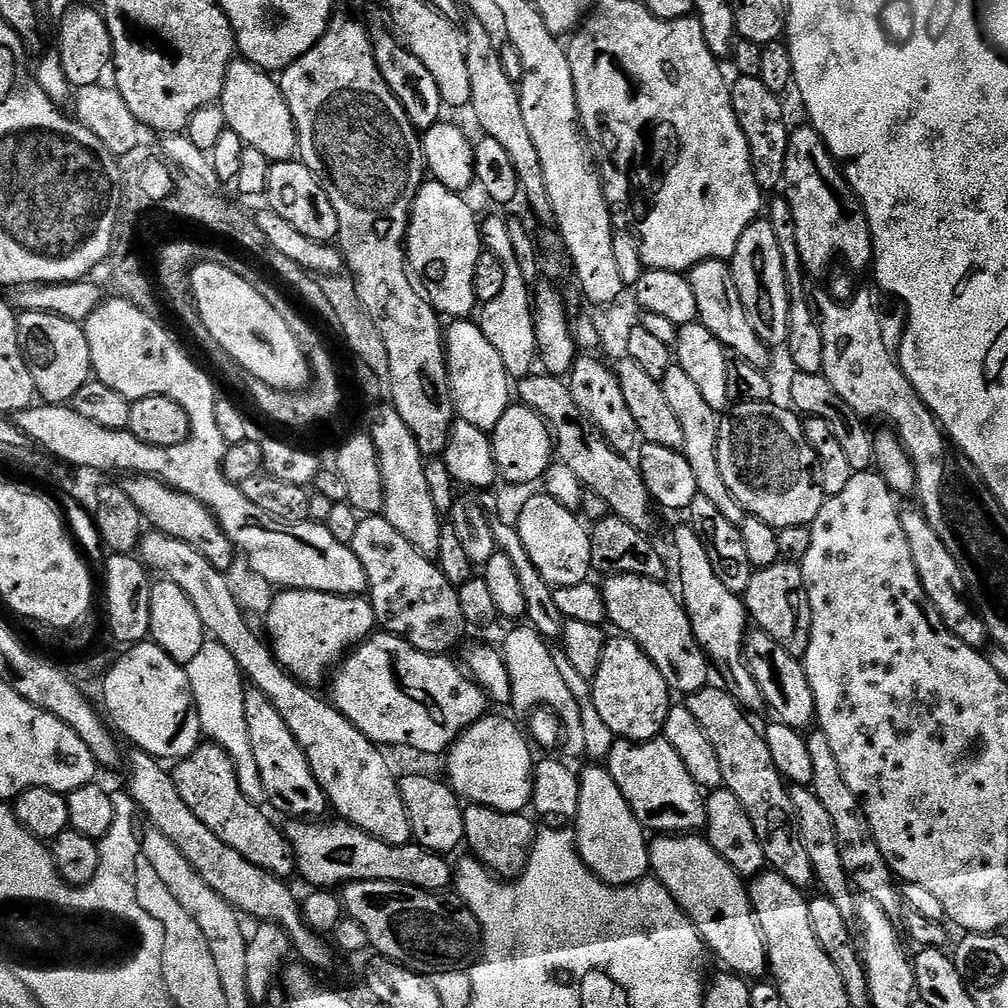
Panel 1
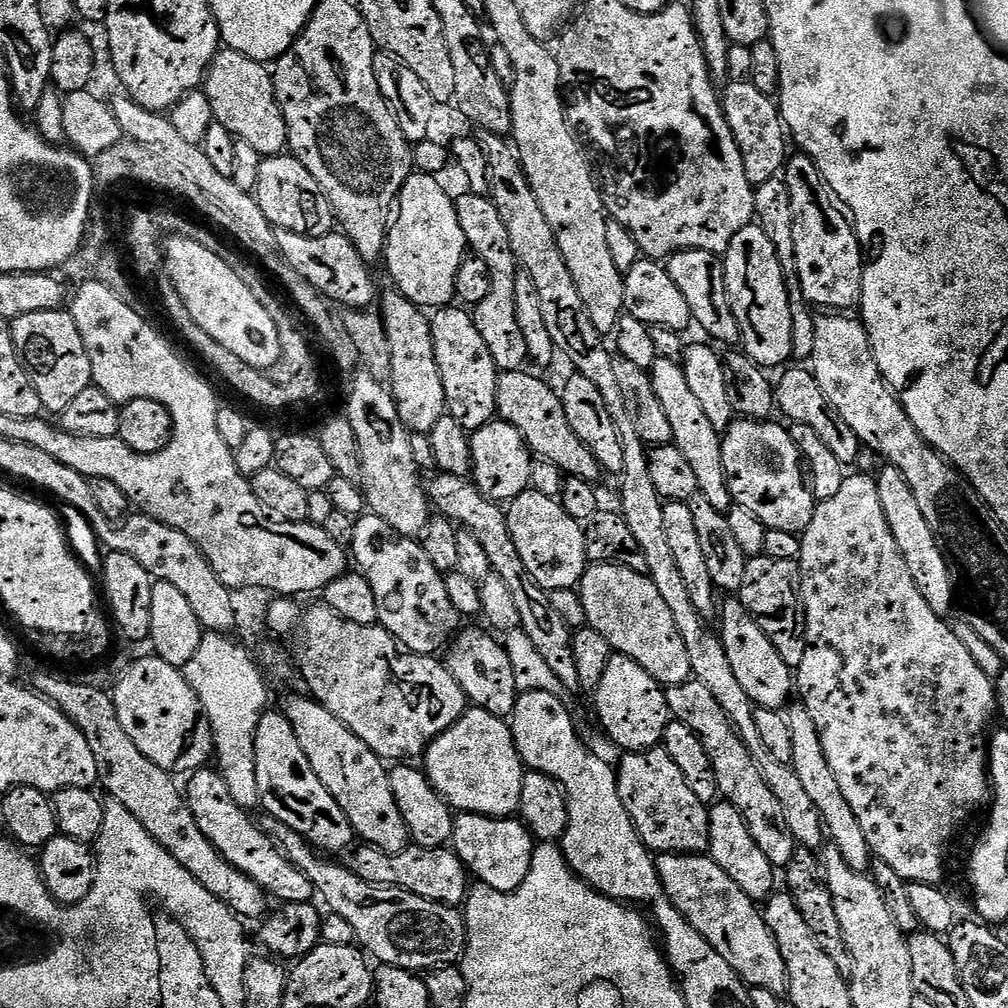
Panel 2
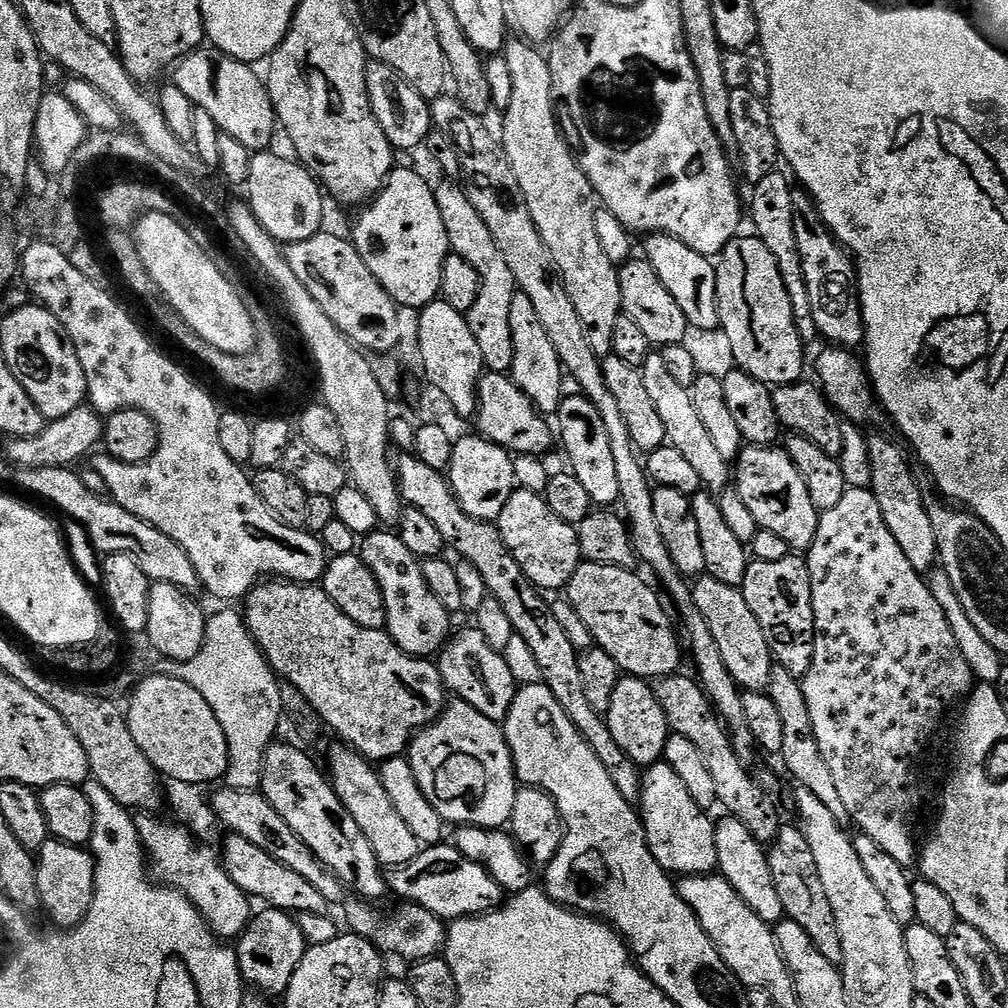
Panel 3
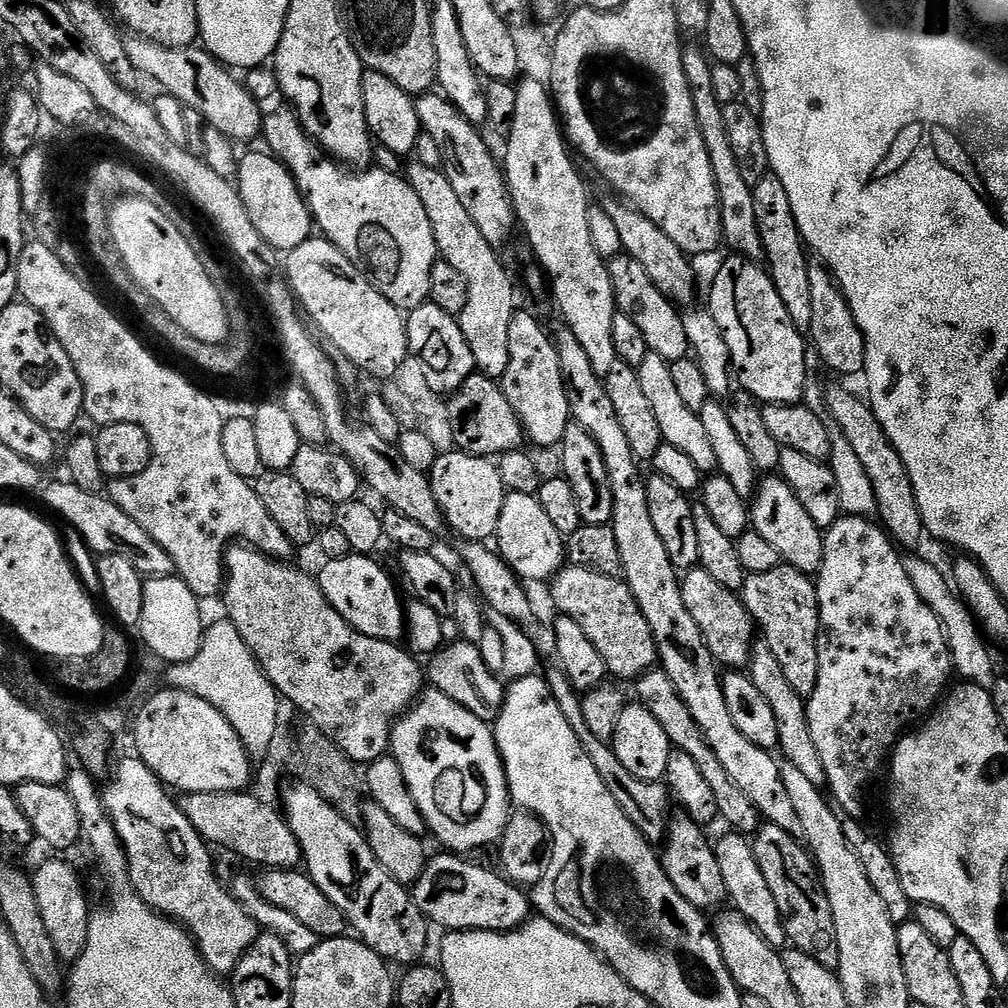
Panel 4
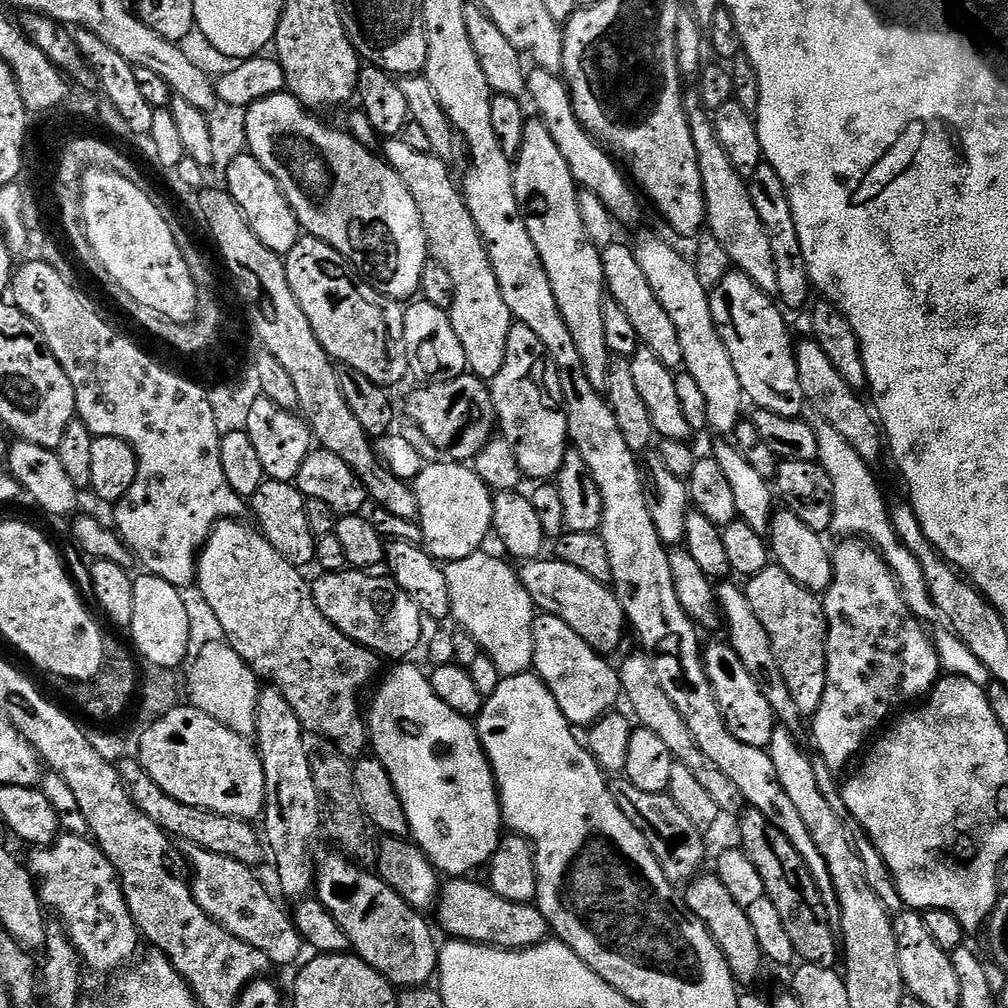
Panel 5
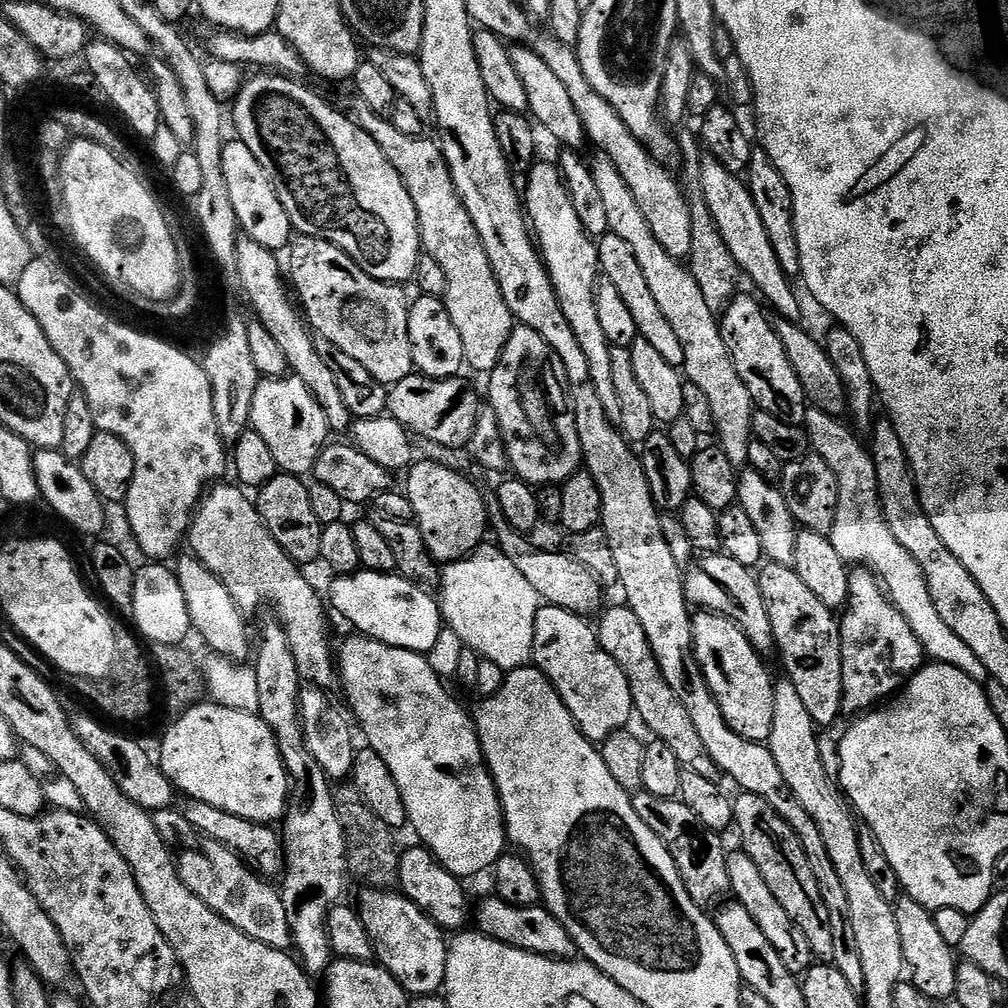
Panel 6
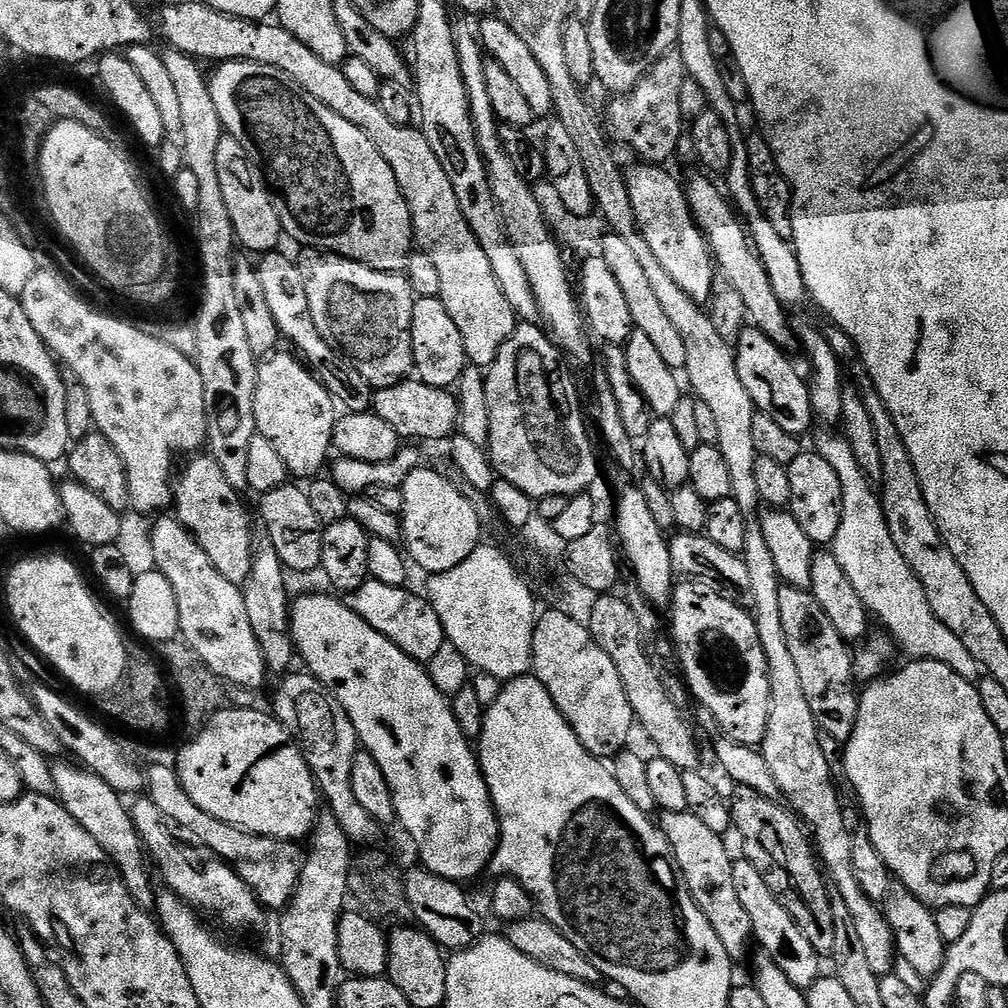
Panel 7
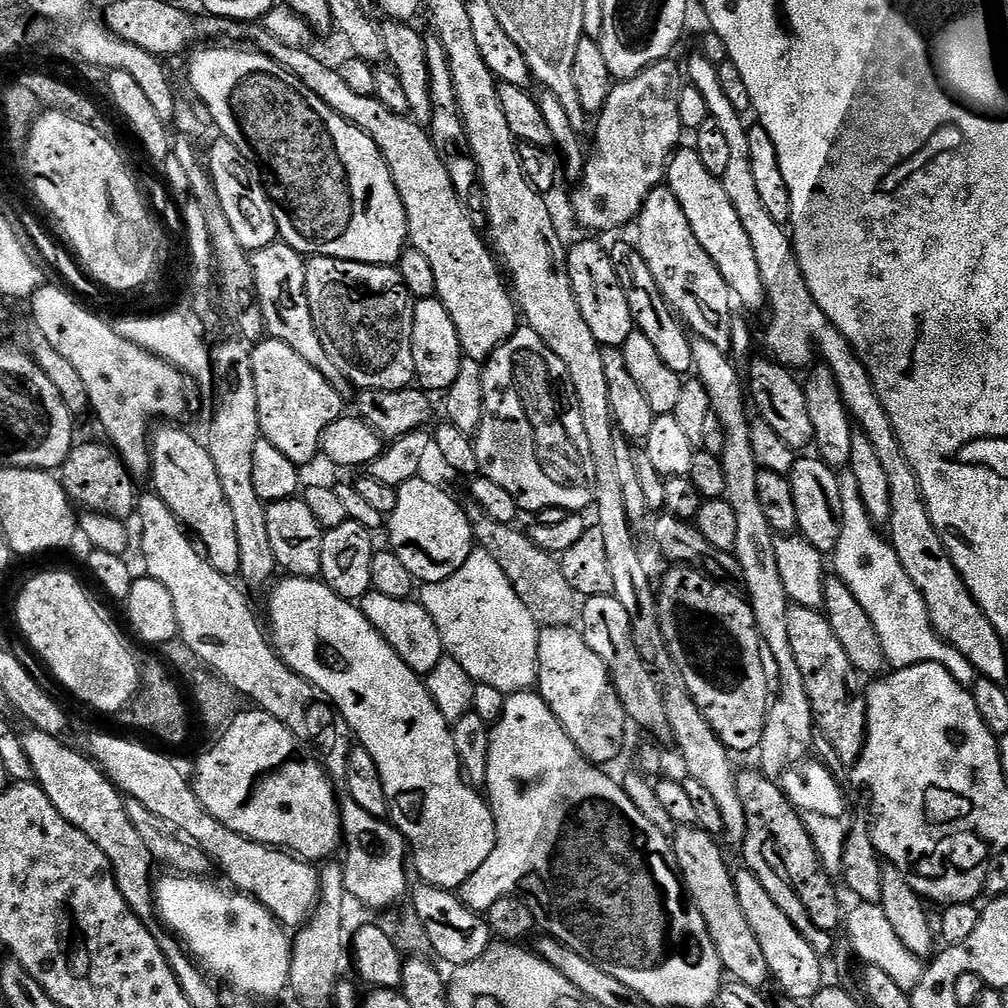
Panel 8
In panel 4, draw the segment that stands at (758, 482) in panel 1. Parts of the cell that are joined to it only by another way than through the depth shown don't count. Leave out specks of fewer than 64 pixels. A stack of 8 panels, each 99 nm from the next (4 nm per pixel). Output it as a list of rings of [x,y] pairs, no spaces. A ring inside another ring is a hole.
[[[768,474],[756,492],[756,501],[750,504],[750,524],[766,542],[775,546],[776,551],[791,567],[805,574],[819,573],[824,557],[824,532],[806,514],[806,506],[794,494],[792,487],[779,475]]]

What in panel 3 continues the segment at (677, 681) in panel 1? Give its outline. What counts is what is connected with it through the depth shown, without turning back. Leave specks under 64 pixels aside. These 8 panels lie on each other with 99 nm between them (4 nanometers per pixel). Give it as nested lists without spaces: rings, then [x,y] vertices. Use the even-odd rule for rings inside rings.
[[[583,561],[566,589],[572,612],[600,647],[618,663],[621,673],[657,680],[679,671],[682,652],[670,618],[653,588],[631,569]]]

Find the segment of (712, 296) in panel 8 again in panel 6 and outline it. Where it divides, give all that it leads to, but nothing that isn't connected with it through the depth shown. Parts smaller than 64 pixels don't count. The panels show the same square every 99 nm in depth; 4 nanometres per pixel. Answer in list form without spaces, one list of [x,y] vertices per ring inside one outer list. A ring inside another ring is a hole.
[[[544,34],[536,41],[531,41],[530,47],[561,80],[566,94],[574,102],[574,110],[578,110],[578,118],[582,118],[585,137],[591,144],[593,142],[592,146],[595,149],[610,154],[610,162],[614,162],[614,166],[618,168],[618,174],[622,176],[626,186],[630,186],[630,194],[634,194],[638,207],[642,209],[642,215],[646,218],[646,223],[650,225],[650,230],[654,233],[654,238],[662,242],[666,254],[677,258],[688,258],[691,254],[690,206],[681,191],[681,183],[668,174],[664,169],[667,167],[649,155],[647,148],[640,140],[634,138],[628,124],[618,114],[618,110],[614,110],[614,106],[610,106],[610,102],[606,102],[606,98],[602,98],[602,94],[598,94],[598,90],[594,90],[590,82],[586,82],[580,57],[569,45],[558,42],[550,34]]]

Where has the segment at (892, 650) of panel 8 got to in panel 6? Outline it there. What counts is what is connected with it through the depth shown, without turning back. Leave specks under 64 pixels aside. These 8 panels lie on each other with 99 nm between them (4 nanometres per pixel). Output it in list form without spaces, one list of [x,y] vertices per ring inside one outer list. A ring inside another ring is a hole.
[[[809,407],[802,425],[808,434],[811,451],[822,457],[826,466],[830,466],[830,470],[834,470],[834,474],[838,478],[838,510],[830,533],[834,550],[838,550],[838,558],[842,558],[849,566],[869,568],[876,575],[876,579],[880,581],[884,591],[887,592],[892,605],[902,614],[902,618],[906,618],[906,622],[910,622],[910,630],[914,630],[918,642],[922,642],[925,657],[931,658],[937,664],[954,666],[958,670],[962,670],[962,674],[970,674],[970,678],[974,678],[974,682],[984,684],[989,679],[986,666],[982,666],[978,654],[974,654],[974,650],[970,650],[970,646],[966,646],[966,642],[962,642],[962,638],[958,638],[958,634],[954,634],[954,630],[950,630],[950,626],[946,626],[946,622],[942,622],[938,610],[934,610],[934,602],[930,598],[930,590],[926,586],[922,566],[918,566],[918,562],[914,562],[914,558],[910,558],[910,554],[906,554],[906,550],[902,550],[898,538],[894,538],[894,534],[890,534],[890,526],[886,526],[886,518],[882,514],[878,478],[874,470],[871,451],[865,445],[864,448],[860,445],[859,438],[855,436],[857,433],[847,423],[844,425],[844,422],[843,419]]]

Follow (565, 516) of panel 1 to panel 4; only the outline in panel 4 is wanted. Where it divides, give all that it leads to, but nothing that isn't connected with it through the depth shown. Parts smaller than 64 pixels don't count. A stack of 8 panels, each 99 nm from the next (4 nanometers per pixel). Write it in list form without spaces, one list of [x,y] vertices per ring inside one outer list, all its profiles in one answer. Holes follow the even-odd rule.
[[[509,491],[505,495],[494,544],[508,567],[525,581],[551,581],[566,564],[565,537],[550,522],[550,514],[546,514],[539,499],[530,493]]]

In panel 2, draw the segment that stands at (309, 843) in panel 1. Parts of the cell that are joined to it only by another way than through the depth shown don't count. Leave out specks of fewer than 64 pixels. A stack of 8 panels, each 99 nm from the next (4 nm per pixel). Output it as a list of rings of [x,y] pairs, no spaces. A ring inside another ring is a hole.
[[[360,846],[350,867],[358,878],[371,884],[391,888],[405,888],[415,896],[433,900],[439,904],[463,905],[469,891],[470,873],[451,847],[418,848],[409,846],[402,852],[383,852],[381,848]]]

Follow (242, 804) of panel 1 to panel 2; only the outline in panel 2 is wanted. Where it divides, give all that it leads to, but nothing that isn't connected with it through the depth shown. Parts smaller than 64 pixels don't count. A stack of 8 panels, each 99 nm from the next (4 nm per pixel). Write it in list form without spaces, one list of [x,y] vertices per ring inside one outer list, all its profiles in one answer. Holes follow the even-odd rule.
[[[205,766],[187,777],[186,799],[188,809],[194,814],[194,822],[198,822],[198,830],[210,838],[210,842],[234,866],[246,874],[262,890],[268,893],[273,901],[285,904],[306,904],[313,899],[314,889],[310,878],[302,874],[284,857],[280,847],[272,841],[260,828],[249,813],[238,806],[230,796],[227,784],[215,767]]]

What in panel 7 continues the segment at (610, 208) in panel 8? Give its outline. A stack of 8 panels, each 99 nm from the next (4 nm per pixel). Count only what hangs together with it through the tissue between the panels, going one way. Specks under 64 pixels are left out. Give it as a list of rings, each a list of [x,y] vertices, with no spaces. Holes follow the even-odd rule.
[[[676,49],[667,52],[627,94],[615,97],[608,108],[606,126],[615,143],[628,146],[643,163],[659,165],[676,153],[677,142],[684,133],[684,119],[679,105],[687,72],[682,54]]]

